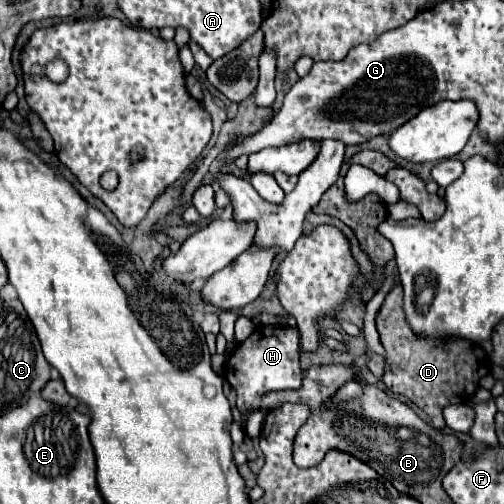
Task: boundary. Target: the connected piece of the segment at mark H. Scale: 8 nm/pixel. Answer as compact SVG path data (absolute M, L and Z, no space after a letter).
M257 326L247 340L243 340L237 350L227 358L225 378L237 392L237 408L243 418L243 428L247 414L261 408L261 398L273 390L295 390L301 386L301 366L299 366L299 330L297 328L267 328Z

